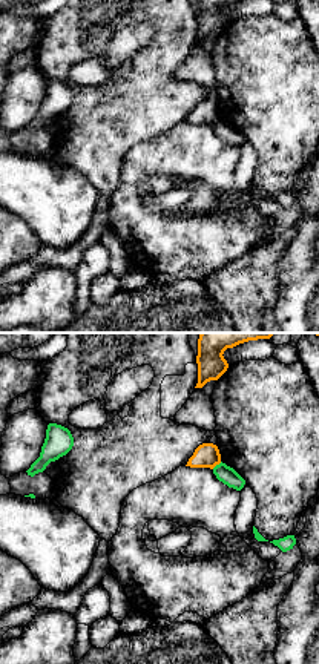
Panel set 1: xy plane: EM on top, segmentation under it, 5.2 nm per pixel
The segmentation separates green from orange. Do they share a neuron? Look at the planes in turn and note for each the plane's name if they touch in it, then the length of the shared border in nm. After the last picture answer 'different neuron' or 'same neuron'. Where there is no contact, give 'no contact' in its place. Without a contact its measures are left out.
contact in xy; length 70 nm

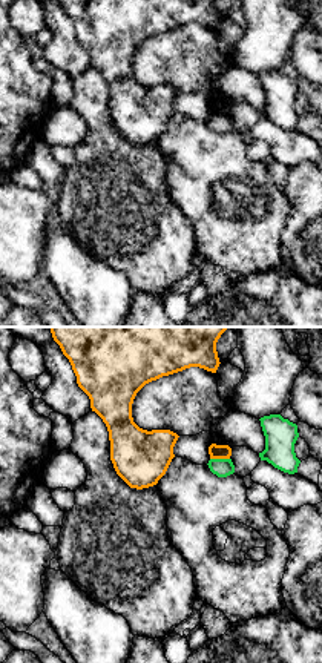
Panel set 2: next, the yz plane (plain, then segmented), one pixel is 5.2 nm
contact in yz; length 100 nm

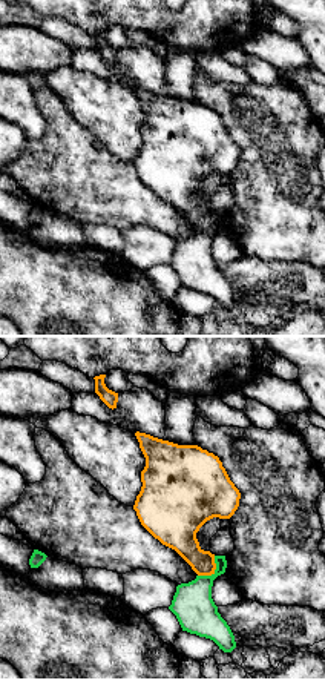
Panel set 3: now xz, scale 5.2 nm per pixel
contact in xz; length 140 nm

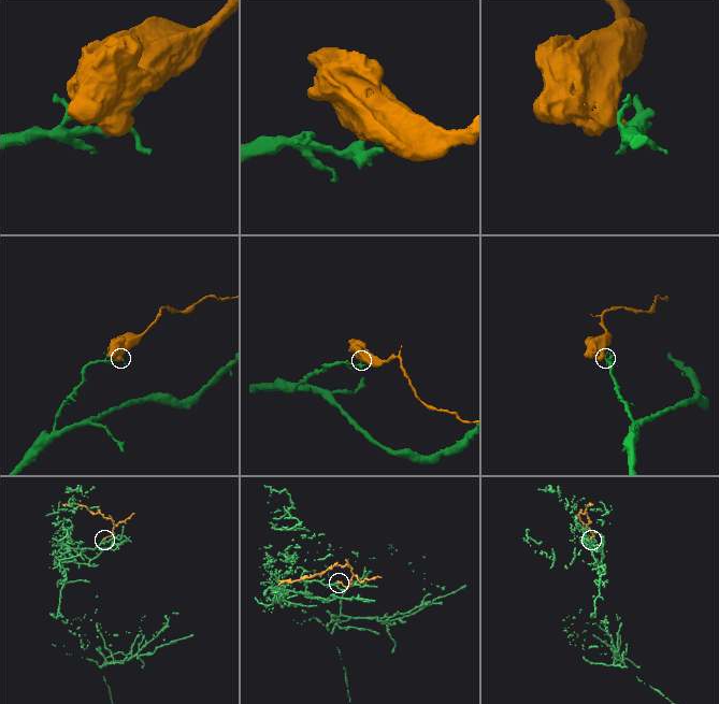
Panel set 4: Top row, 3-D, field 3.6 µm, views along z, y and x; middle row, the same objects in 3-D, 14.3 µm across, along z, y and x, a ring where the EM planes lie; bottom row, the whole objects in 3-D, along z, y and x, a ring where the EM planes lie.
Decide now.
different neuron

